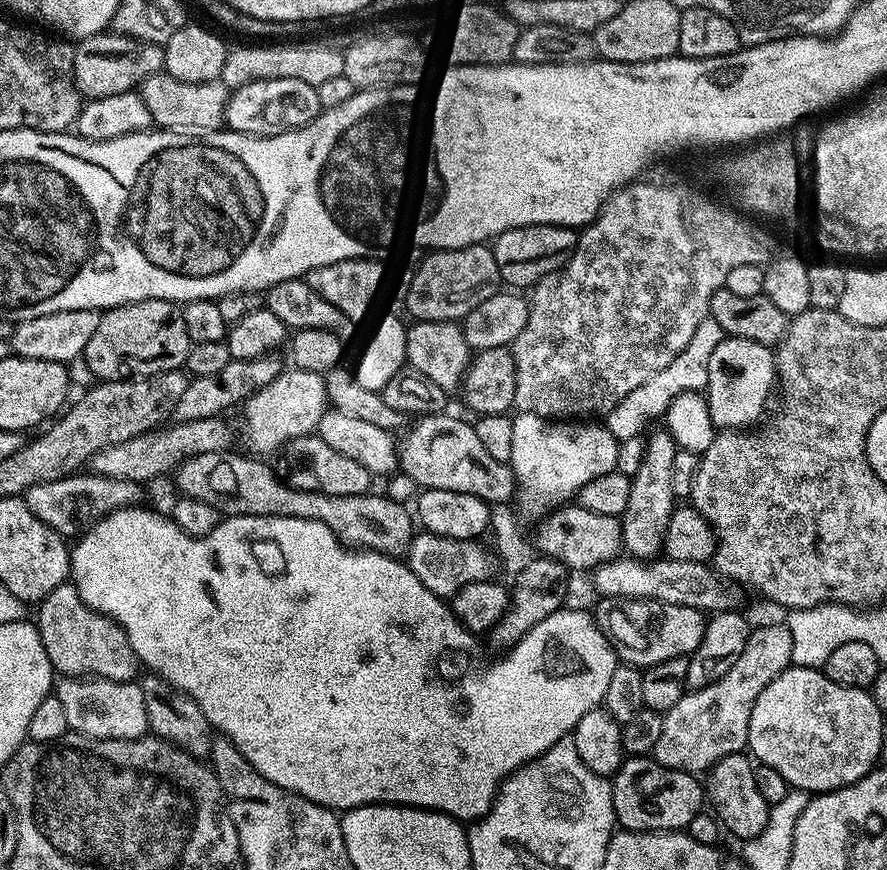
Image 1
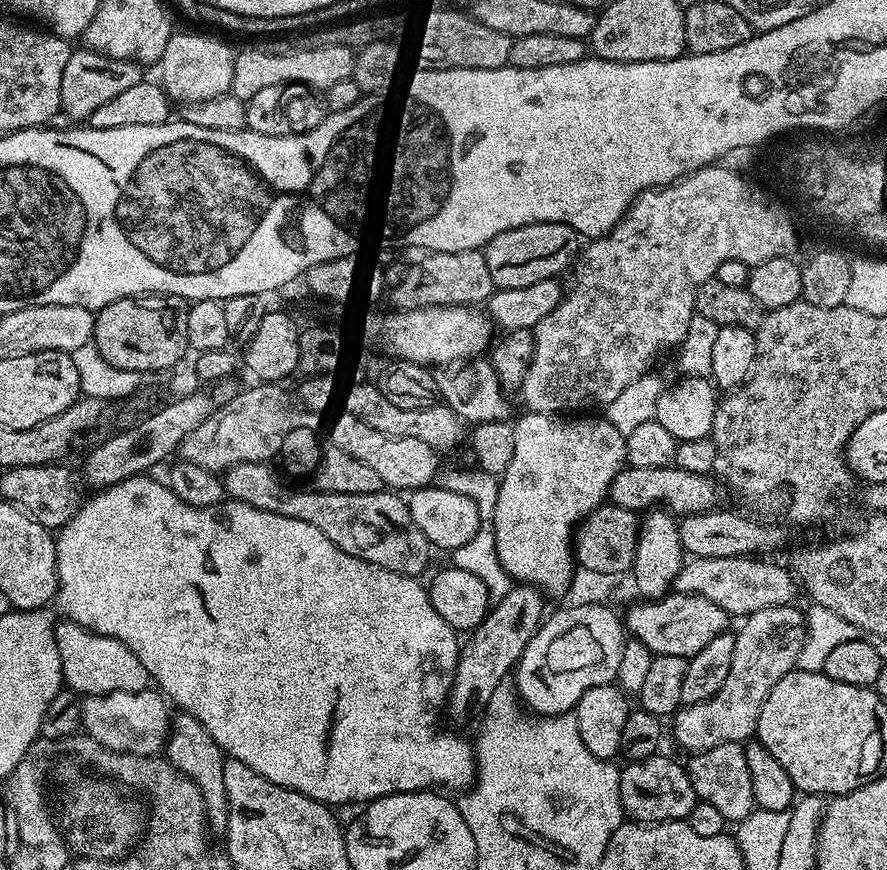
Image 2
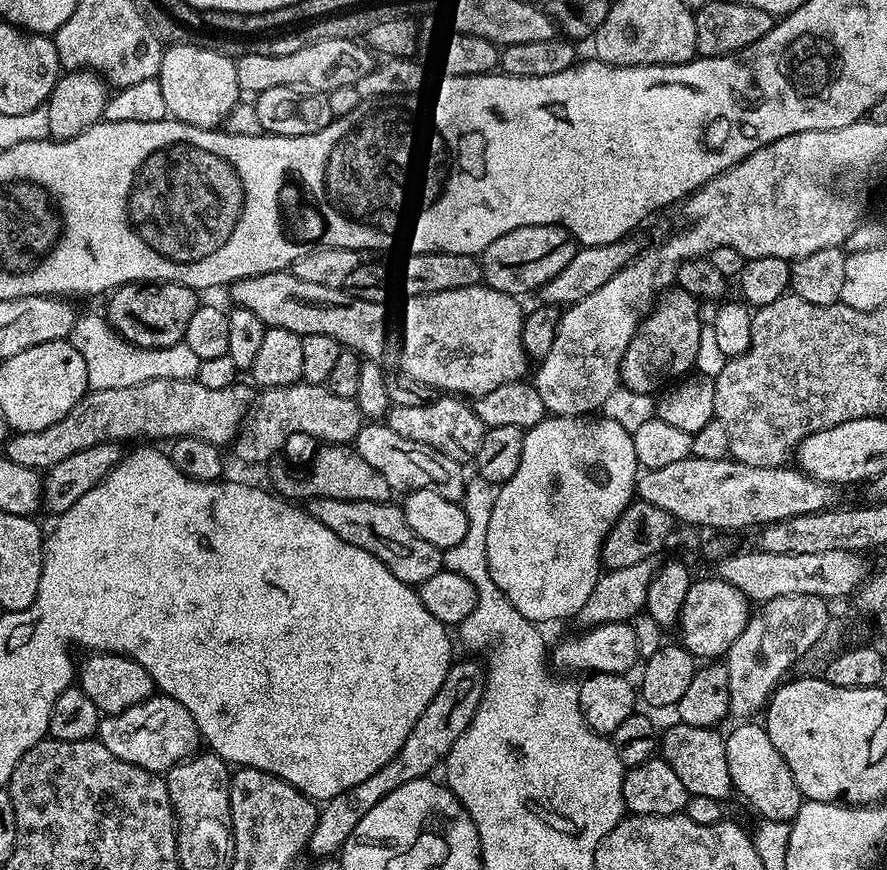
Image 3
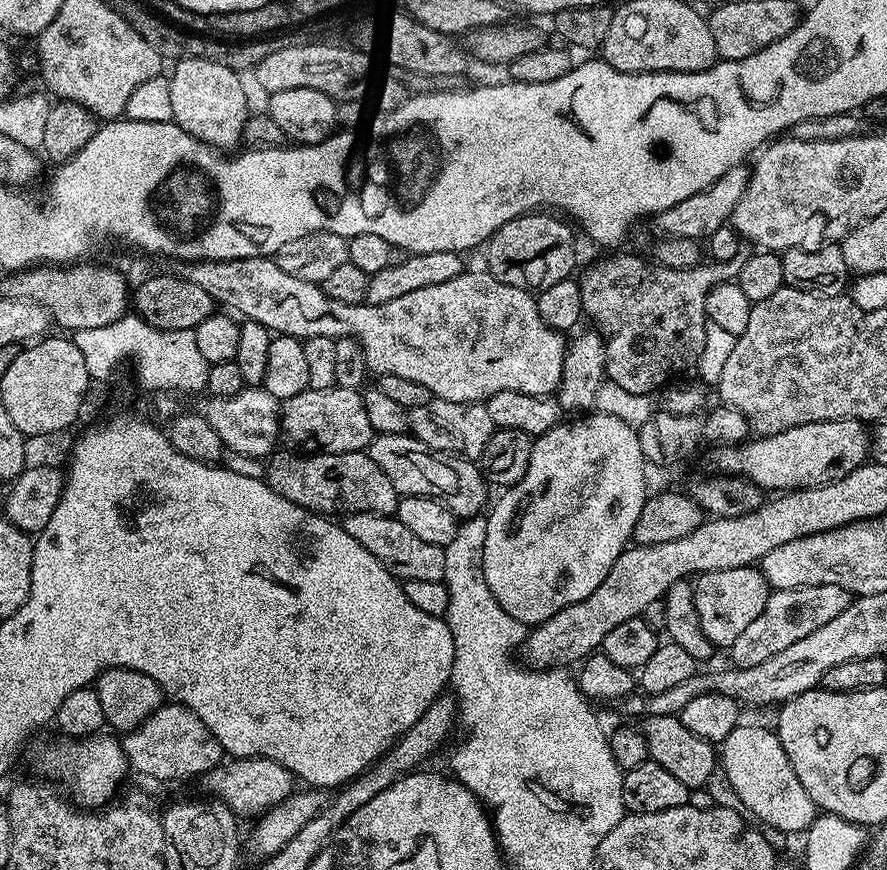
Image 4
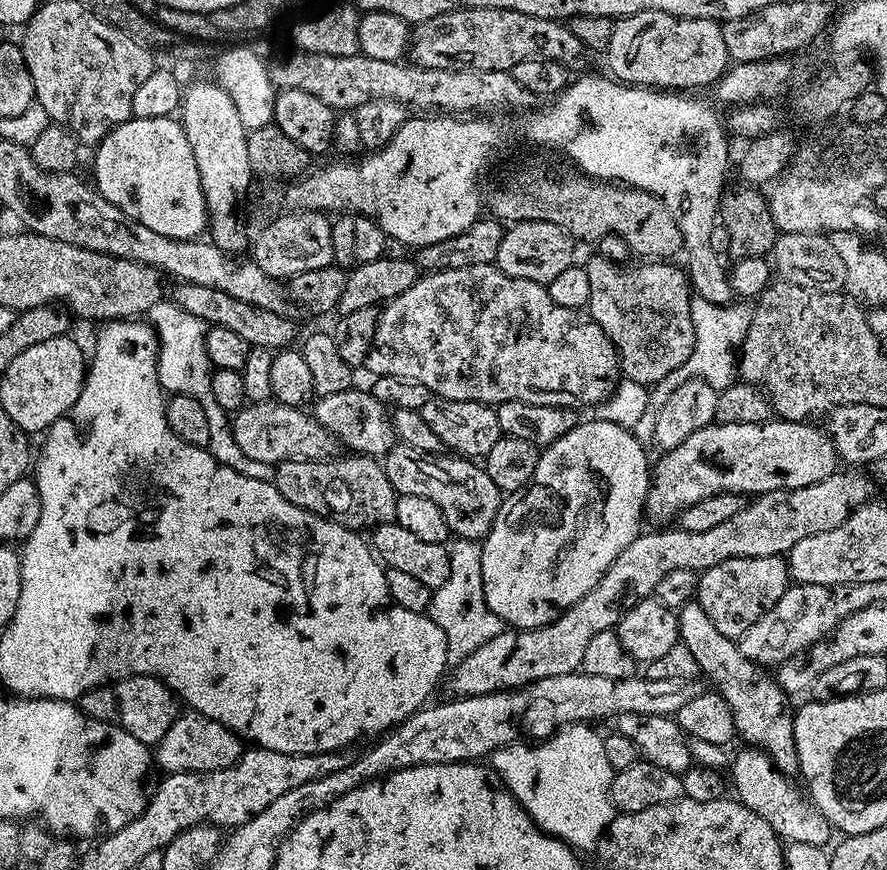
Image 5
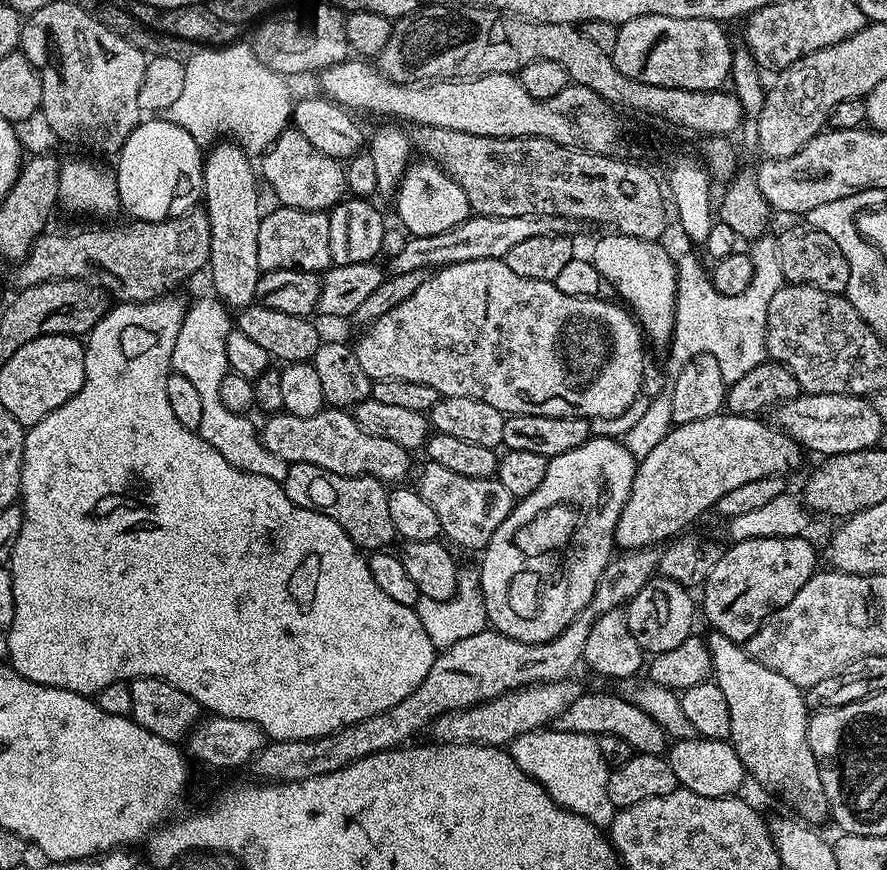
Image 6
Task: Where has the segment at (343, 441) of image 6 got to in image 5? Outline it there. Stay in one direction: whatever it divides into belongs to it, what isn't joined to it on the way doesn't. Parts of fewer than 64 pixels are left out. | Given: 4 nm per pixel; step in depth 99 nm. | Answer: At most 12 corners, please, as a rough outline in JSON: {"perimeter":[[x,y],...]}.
{"perimeter":[[248,404],[231,417],[257,462],[327,460],[336,436],[304,408]]}

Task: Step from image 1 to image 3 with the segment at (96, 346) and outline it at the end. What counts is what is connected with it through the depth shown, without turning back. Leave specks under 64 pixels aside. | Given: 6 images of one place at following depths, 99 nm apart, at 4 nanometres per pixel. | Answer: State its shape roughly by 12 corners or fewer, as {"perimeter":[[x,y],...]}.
{"perimeter":[[122,284],[106,319],[140,348],[181,343],[197,289]]}

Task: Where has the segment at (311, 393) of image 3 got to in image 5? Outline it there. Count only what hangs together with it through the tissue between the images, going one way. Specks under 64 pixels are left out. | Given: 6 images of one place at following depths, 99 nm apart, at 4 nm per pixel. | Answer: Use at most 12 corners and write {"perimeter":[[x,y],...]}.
{"perimeter":[[360,386],[314,404],[345,449],[383,458],[398,443],[390,410]]}

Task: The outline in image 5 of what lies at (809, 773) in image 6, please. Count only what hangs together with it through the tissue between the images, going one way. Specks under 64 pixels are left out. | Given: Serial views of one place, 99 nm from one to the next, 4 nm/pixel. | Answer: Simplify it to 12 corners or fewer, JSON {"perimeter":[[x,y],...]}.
{"perimeter":[[696,599],[679,643],[732,711],[736,736],[800,767],[789,697]]}

